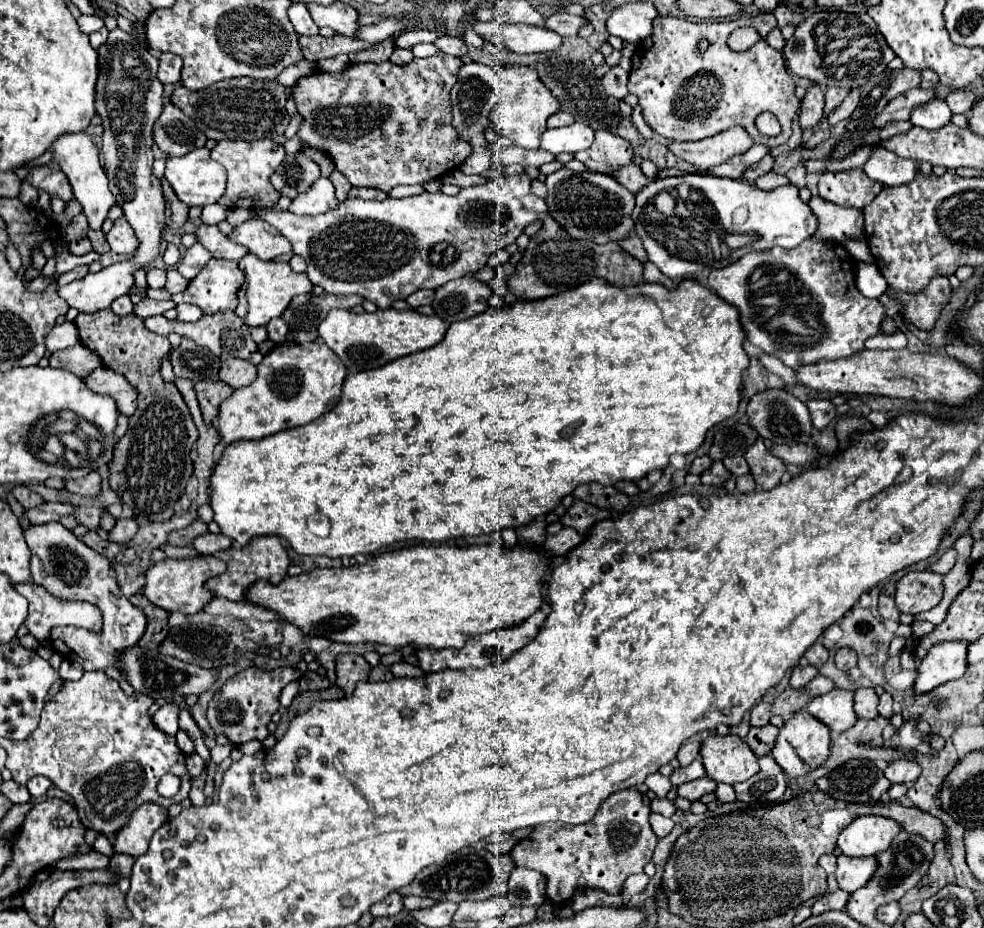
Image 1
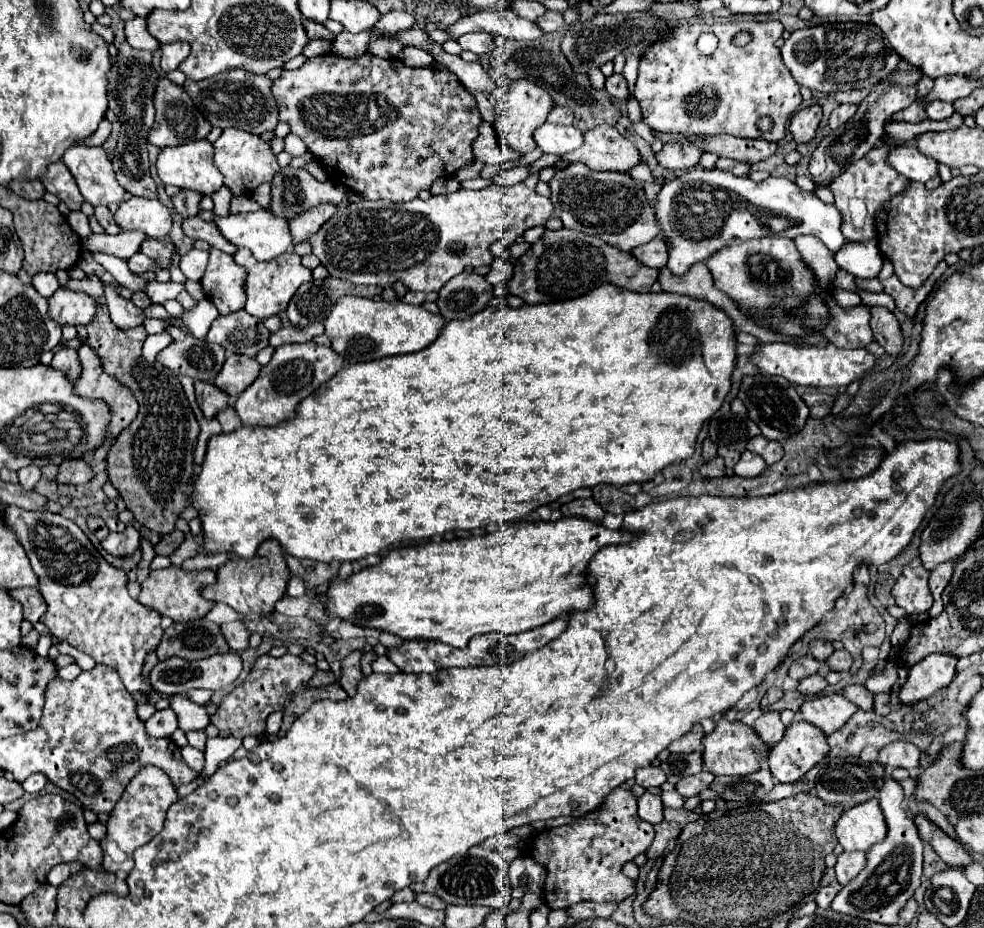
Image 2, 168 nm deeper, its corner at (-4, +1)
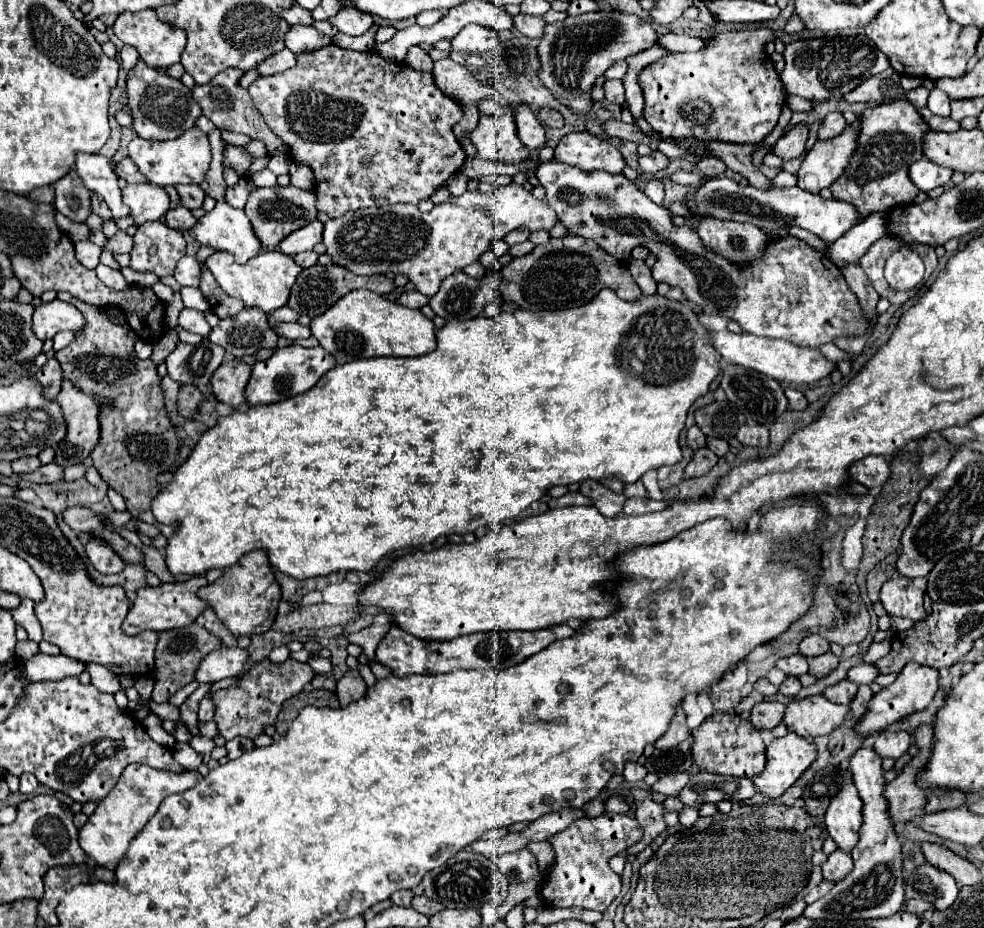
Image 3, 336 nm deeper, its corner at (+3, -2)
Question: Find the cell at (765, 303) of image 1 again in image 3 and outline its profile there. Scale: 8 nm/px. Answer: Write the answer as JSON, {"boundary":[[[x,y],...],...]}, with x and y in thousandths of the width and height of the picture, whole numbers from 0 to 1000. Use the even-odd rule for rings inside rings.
{"boundary":[[[713,233],[711,256],[730,274],[746,282],[758,282],[770,278],[774,267],[787,259],[774,252],[766,241],[750,241],[746,237],[726,237],[724,233]]]}

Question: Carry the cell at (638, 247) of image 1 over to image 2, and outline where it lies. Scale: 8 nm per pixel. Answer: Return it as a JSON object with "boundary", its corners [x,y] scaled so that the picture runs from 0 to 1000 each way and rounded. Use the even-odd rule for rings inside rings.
{"boundary":[[[666,255],[664,260],[660,260],[658,264],[651,264],[647,268],[643,268],[643,275],[658,288],[664,290],[672,290],[678,286],[678,266],[676,260],[672,260],[670,255]]]}

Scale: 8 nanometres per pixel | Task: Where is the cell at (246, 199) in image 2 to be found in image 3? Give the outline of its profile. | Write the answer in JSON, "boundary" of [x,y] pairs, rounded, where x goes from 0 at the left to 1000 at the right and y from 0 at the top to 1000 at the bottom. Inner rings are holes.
{"boundary":[[[246,190],[238,200],[232,200],[230,205],[230,218],[234,218],[240,224],[248,224],[252,209],[260,203],[258,194],[254,190]]]}

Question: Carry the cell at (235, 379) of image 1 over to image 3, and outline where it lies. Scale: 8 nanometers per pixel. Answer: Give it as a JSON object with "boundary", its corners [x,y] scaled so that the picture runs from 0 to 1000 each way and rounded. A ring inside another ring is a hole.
{"boundary":[[[230,388],[215,405],[215,422],[222,427],[224,433],[242,440],[248,435],[248,418],[254,409],[256,394],[244,388]]]}

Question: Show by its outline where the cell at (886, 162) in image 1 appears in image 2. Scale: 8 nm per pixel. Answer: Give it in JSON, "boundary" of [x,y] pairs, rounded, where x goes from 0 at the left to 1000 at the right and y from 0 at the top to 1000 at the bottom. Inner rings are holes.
{"boundary":[[[922,154],[905,161],[905,165],[901,167],[901,178],[912,182],[912,186],[922,191],[924,195],[940,197],[952,189],[952,173],[936,167],[930,154]]]}

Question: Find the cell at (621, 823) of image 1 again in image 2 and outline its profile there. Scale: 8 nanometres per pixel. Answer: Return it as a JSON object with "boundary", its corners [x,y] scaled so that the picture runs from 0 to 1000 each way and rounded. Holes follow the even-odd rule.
{"boundary":[[[627,848],[619,859],[615,859],[613,867],[578,889],[570,889],[558,895],[548,898],[540,908],[540,923],[556,936],[556,949],[552,956],[552,969],[560,980],[576,980],[588,971],[633,971],[645,964],[645,949],[633,943],[633,932],[643,928],[649,919],[655,919],[666,904],[666,893],[662,887],[653,885],[647,878],[647,861],[639,850]]]}

